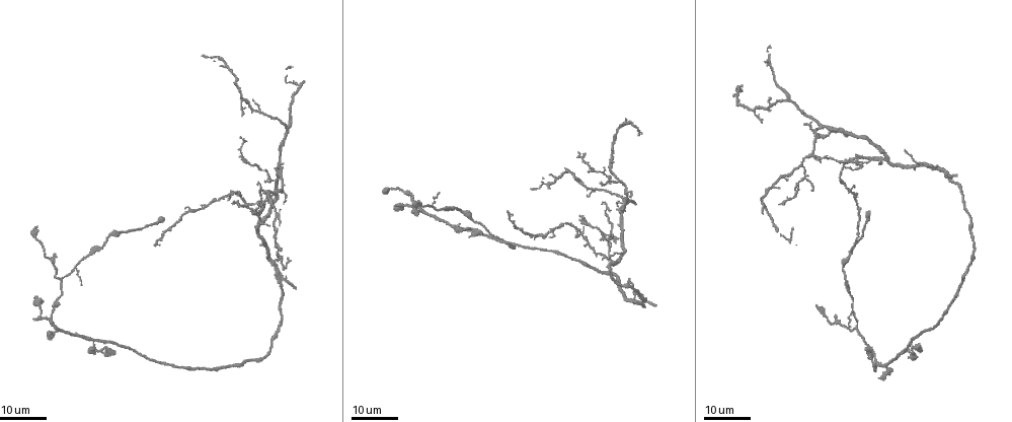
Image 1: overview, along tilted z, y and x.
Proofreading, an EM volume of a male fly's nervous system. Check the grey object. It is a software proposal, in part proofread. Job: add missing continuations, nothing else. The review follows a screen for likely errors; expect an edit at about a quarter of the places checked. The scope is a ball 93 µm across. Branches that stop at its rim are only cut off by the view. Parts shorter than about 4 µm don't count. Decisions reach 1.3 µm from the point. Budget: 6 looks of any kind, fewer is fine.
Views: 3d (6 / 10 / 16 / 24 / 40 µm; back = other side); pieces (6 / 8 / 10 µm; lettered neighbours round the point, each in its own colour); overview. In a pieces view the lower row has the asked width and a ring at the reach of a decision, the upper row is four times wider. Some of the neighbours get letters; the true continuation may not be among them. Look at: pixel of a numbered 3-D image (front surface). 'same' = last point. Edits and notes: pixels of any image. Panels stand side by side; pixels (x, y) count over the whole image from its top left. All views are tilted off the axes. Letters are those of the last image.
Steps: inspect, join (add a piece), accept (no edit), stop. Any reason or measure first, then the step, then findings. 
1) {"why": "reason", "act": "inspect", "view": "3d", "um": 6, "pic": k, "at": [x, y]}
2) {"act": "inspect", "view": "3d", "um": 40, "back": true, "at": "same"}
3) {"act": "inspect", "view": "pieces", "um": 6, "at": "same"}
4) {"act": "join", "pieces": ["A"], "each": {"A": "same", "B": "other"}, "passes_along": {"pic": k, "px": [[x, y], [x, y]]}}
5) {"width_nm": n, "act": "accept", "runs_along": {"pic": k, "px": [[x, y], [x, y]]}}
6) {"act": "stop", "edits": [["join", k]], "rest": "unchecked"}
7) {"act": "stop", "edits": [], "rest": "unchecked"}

{"why": "an open end", "act": "inspect", "view": "3d", "um": 16, "pic": 1, "at": [956, 176]}

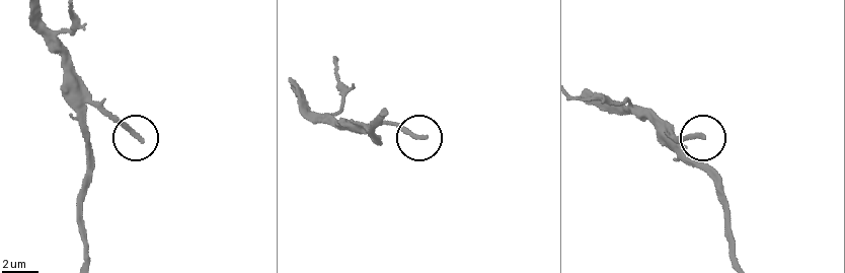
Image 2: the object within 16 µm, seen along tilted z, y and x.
{"act": "inspect", "view": "pieces", "um": 8, "pic": 2, "at": [138, 139]}

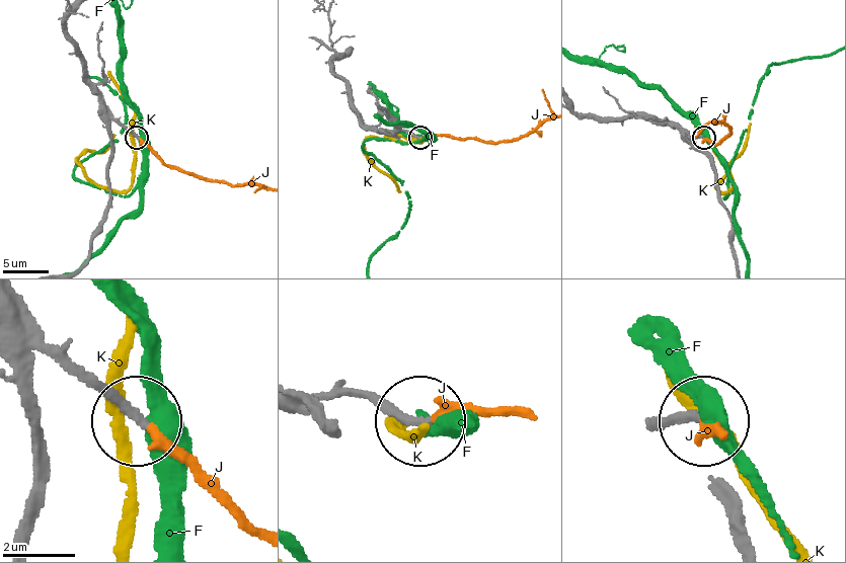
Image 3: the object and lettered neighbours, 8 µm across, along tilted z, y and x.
{"width_nm": 220, "act": "join", "pieces": ["J"], "each": {"F": "other", "J": "same", "K": "other"}, "found": "the cell continues"}

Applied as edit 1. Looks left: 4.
{"act": "inspect", "view": "overview"}

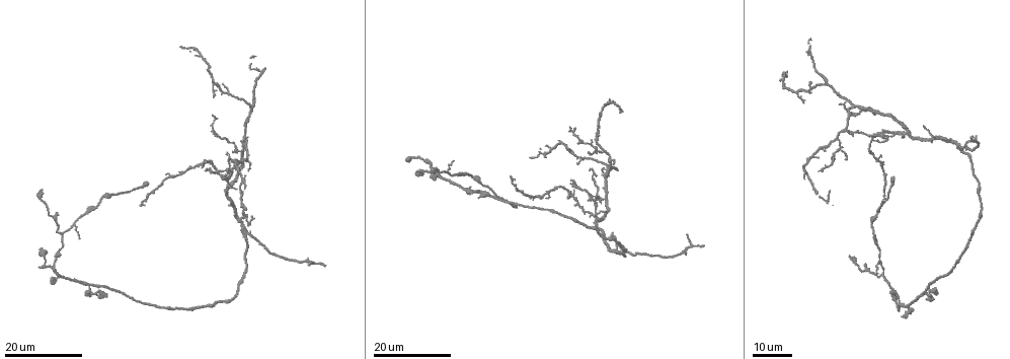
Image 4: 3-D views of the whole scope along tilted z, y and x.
{"why": "end of a long branch", "act": "inspect", "view": "3d", "um": 24, "pic": 4, "at": [892, 178]}

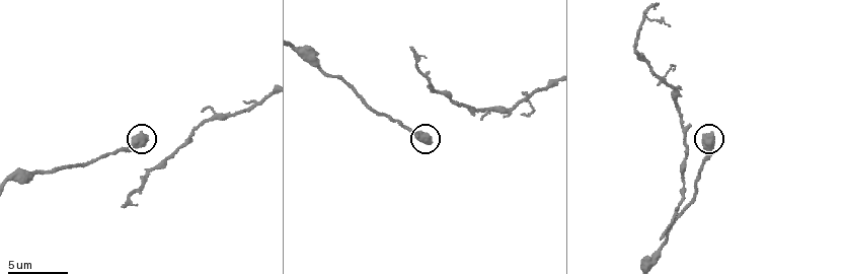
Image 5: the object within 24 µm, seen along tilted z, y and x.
{"why": "see the neighbours", "act": "inspect", "view": "pieces", "um": 10, "pic": 5, "at": [430, 140]}

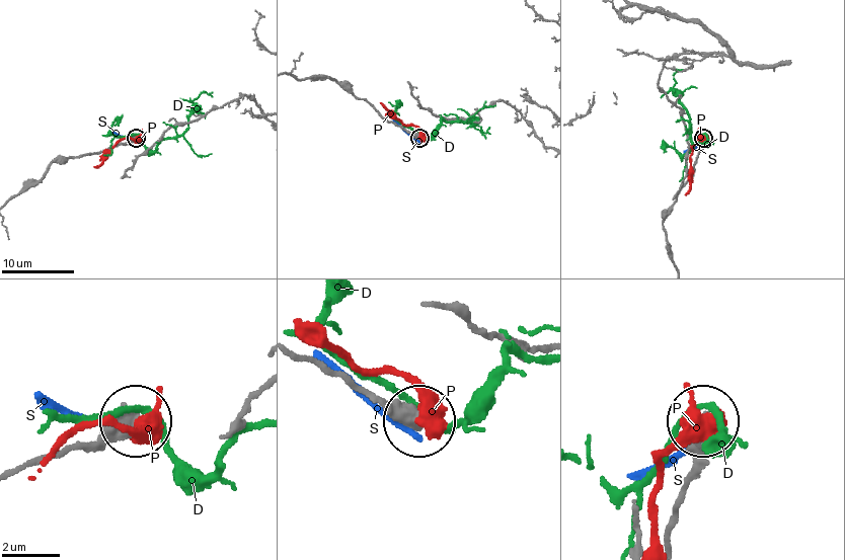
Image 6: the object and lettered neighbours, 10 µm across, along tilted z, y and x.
{"act": "accept", "each": {"D": "other", "P": "other", "S": "other"}, "runs_along": {"pic": 6, "px": [[11, 474], [89, 448], [130, 420]]}, "found": "no lettered piece goes on from it"}

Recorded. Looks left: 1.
{"act": "stop", "edits": [["join", 3]], "rest": "unchecked"}

